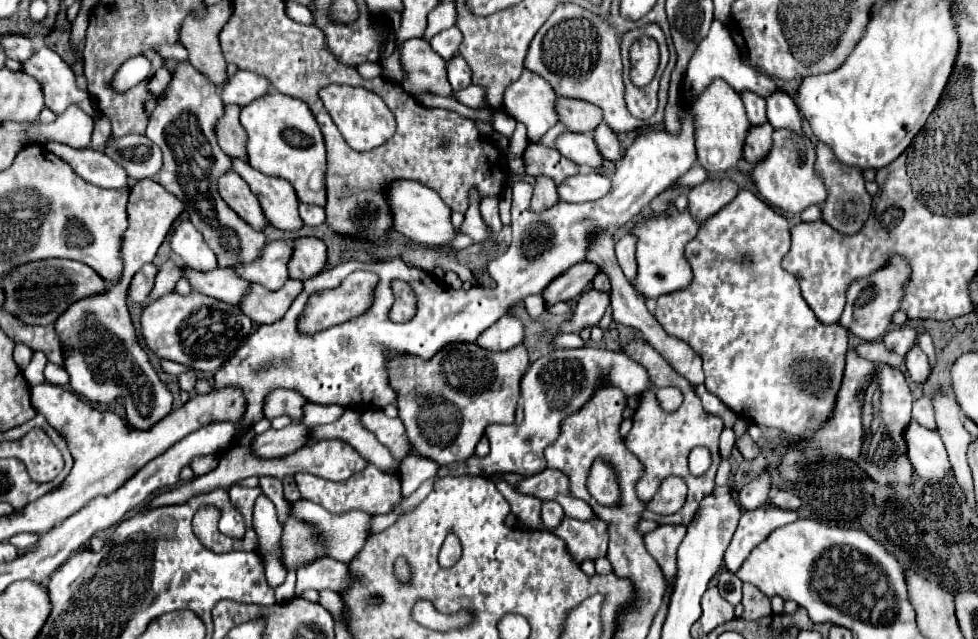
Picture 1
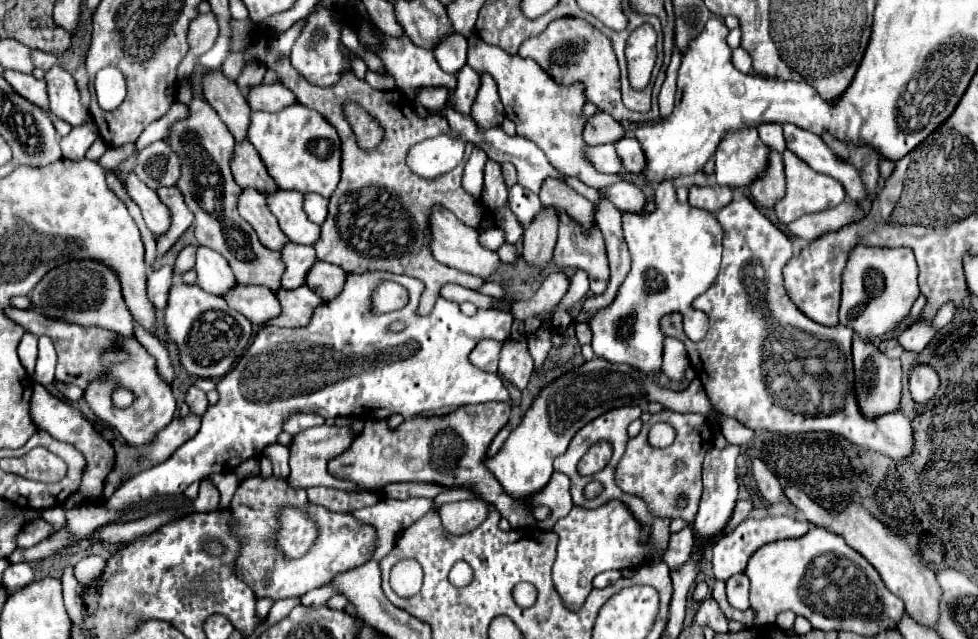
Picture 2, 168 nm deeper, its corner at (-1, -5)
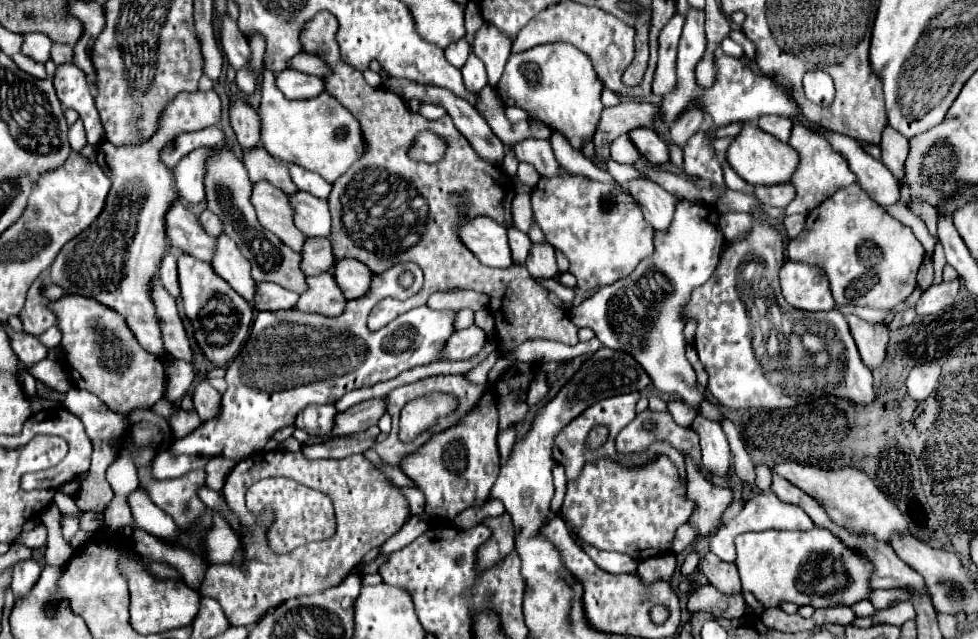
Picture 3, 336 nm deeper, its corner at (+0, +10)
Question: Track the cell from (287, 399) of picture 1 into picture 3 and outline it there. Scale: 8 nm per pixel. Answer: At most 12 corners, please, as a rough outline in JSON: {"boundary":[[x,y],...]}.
{"boundary":[[307,405],[295,427],[309,435],[329,435],[335,425],[333,405]]}

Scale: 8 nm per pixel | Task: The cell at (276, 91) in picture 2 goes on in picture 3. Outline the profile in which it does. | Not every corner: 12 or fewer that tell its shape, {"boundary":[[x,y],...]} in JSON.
{"boundary":[[297,69],[275,75],[289,99],[311,99],[325,91],[325,81]]}

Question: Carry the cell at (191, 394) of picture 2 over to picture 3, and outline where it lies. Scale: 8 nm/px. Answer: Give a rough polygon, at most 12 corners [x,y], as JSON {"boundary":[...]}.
{"boundary":[[201,381],[195,387],[193,403],[201,421],[219,413],[221,393]]}

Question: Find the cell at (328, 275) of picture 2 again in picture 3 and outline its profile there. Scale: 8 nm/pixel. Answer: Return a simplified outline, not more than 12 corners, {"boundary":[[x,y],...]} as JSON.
{"boundary":[[341,259],[333,269],[347,299],[371,289],[373,273],[357,259]]}

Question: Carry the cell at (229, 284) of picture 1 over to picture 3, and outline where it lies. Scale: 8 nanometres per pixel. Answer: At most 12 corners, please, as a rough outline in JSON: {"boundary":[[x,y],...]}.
{"boundary":[[271,283],[257,285],[259,311],[293,309],[299,295]]}

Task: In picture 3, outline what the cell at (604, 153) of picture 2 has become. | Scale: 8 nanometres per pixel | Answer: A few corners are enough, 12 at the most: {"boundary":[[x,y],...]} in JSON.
{"boundary":[[623,135],[611,143],[611,159],[639,163],[641,153]]}

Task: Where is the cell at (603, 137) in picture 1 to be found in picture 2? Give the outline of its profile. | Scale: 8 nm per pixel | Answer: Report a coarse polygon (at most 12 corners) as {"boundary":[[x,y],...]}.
{"boundary":[[624,136],[614,144],[624,168],[644,170],[646,158],[636,138]]}

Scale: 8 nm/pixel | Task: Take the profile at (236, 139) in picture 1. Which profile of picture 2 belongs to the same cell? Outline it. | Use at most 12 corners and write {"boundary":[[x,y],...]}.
{"boundary":[[236,142],[230,168],[240,188],[276,190],[258,152]]}

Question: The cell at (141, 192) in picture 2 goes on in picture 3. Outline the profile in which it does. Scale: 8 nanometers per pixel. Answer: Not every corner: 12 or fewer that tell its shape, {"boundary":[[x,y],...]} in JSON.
{"boundary":[[181,201],[169,209],[167,237],[175,249],[211,261],[215,235]]}

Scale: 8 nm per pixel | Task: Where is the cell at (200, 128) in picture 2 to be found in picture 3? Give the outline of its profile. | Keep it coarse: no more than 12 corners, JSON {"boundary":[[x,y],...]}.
{"boundary":[[221,143],[207,169],[209,209],[257,283],[305,293],[301,255],[263,229],[253,183]]}

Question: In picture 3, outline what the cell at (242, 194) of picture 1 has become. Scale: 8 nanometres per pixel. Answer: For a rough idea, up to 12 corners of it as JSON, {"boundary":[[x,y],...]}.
{"boundary":[[267,181],[253,185],[259,223],[301,253],[289,195]]}

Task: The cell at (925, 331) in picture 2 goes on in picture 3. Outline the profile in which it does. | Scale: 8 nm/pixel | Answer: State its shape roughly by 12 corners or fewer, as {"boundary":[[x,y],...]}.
{"boundary":[[959,281],[931,285],[917,301],[917,315],[935,315],[951,305]]}

